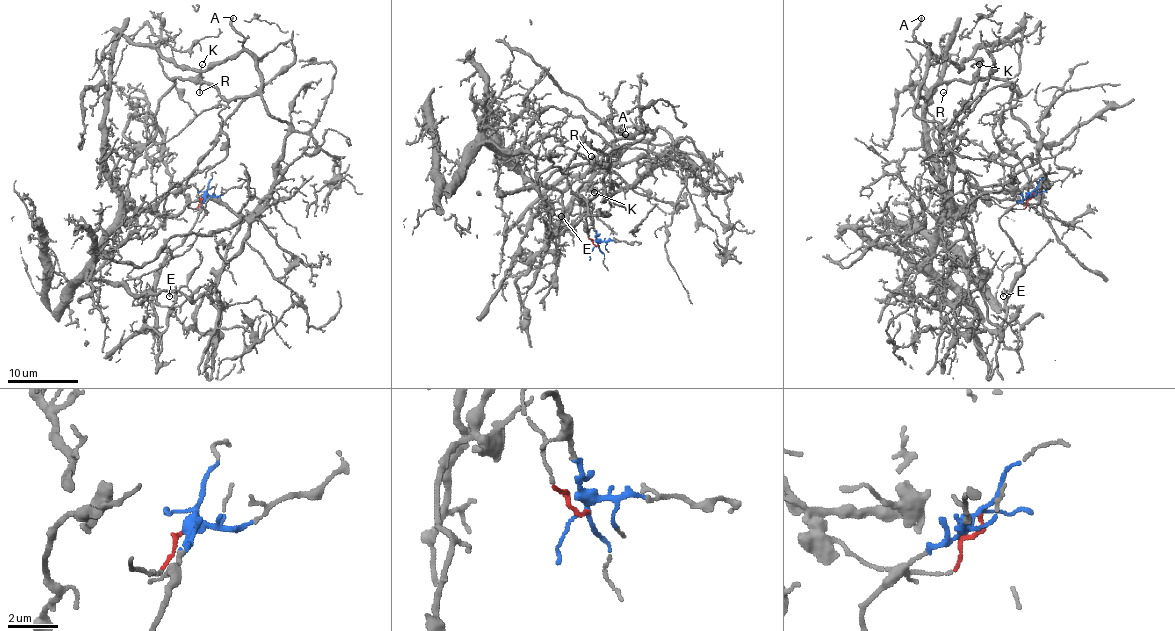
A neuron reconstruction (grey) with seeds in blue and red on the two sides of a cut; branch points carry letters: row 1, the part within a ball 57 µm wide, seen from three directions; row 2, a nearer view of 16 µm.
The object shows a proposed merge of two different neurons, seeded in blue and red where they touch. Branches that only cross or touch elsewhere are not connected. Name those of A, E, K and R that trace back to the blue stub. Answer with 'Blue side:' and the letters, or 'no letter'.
Blue side: E

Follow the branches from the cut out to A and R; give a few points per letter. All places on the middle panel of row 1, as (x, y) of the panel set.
A: (598, 245), (576, 191), (619, 152), (610, 143), (652, 135), (636, 140), (636, 128), (629, 126), (626, 135)
R: (598, 245), (589, 237), (576, 191), (619, 152), (619, 147), (610, 143), (619, 140), (592, 159), (591, 156)

